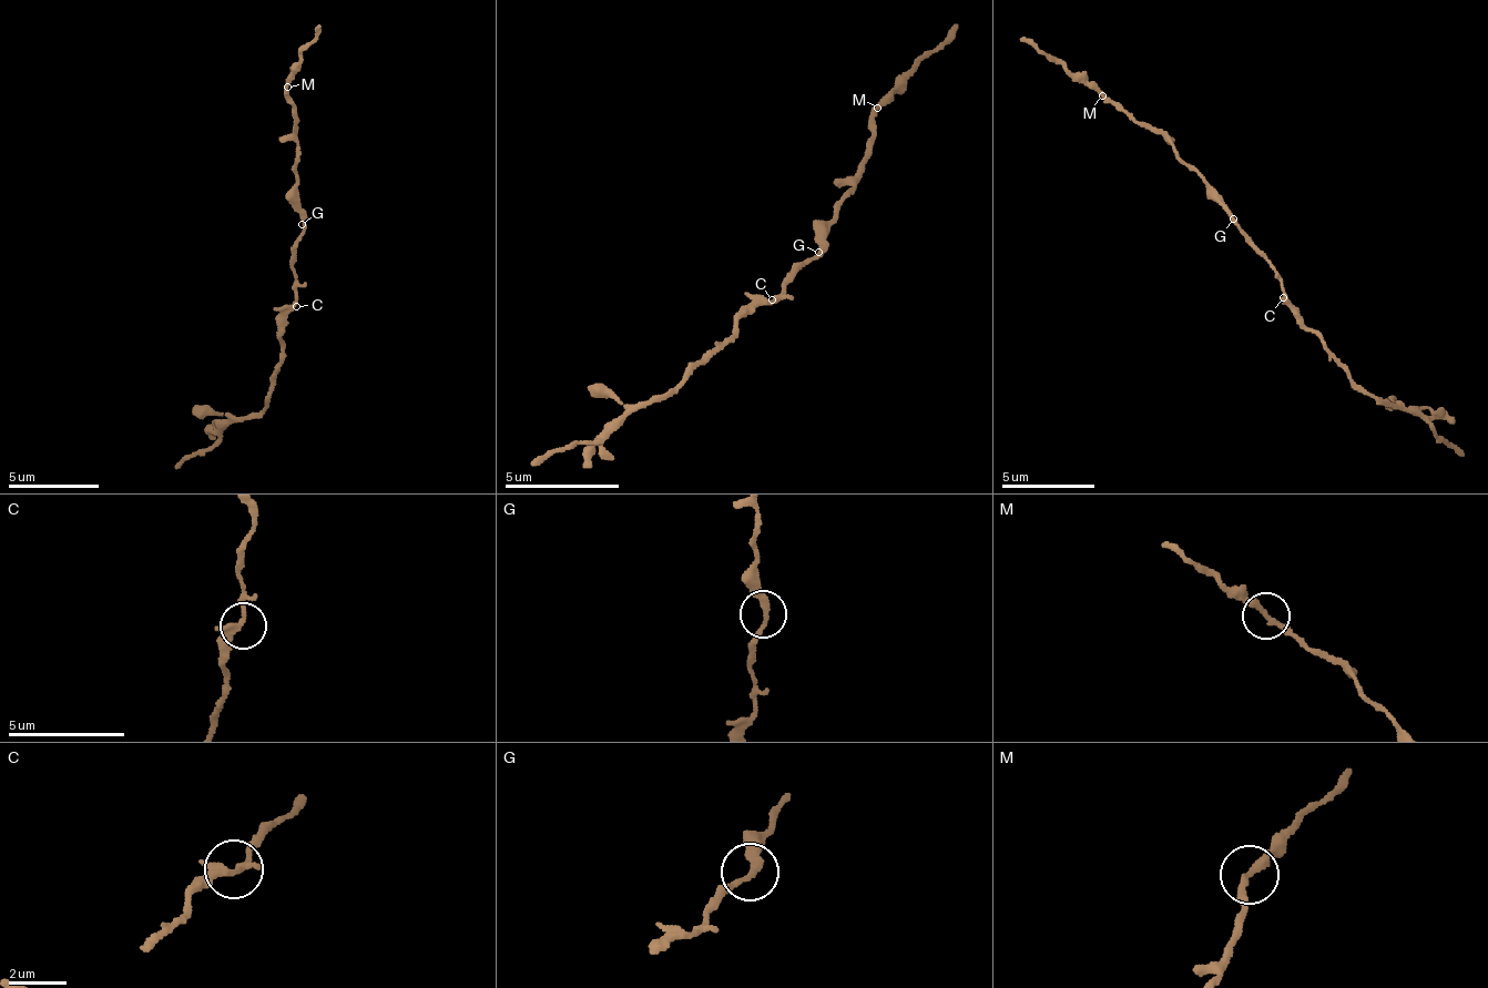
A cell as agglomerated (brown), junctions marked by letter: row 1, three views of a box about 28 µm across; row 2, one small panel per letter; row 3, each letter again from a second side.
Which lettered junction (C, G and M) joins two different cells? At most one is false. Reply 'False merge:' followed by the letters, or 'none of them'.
False merge: none of them

